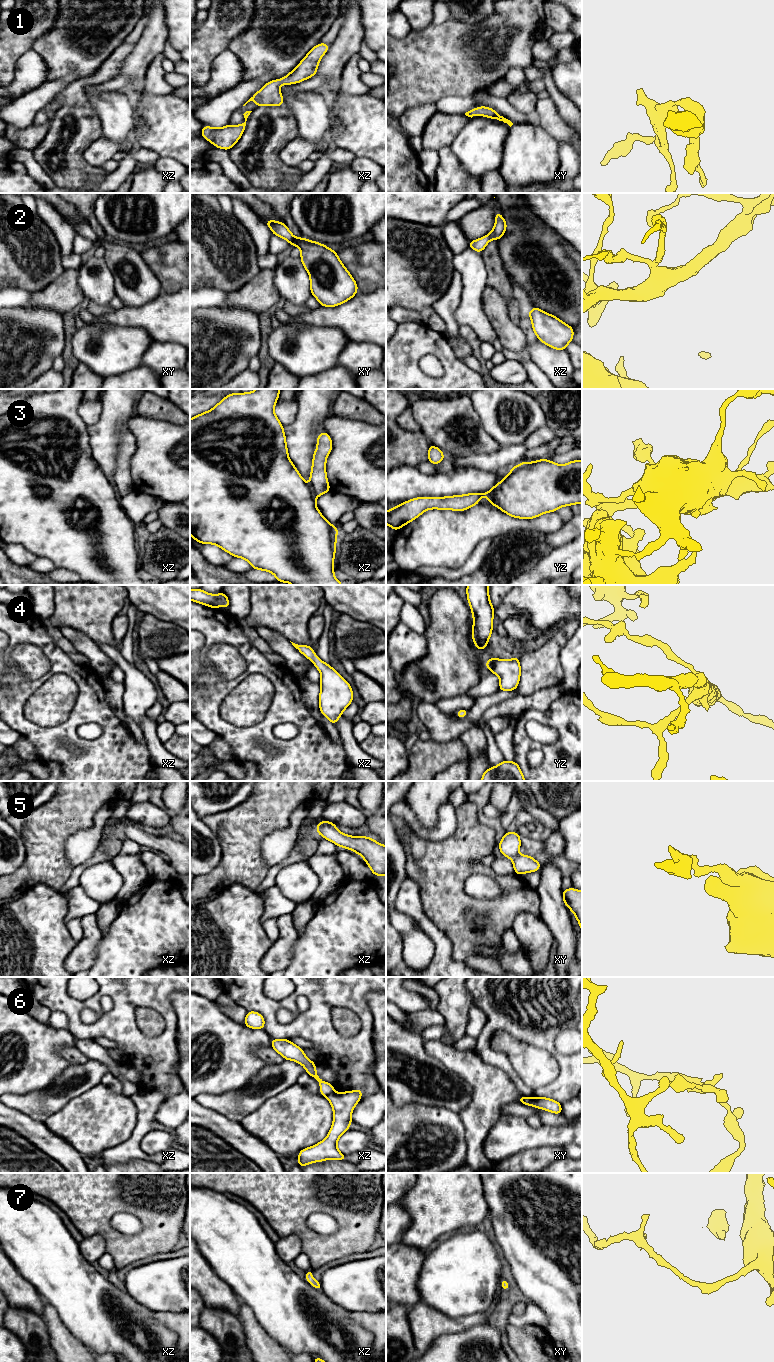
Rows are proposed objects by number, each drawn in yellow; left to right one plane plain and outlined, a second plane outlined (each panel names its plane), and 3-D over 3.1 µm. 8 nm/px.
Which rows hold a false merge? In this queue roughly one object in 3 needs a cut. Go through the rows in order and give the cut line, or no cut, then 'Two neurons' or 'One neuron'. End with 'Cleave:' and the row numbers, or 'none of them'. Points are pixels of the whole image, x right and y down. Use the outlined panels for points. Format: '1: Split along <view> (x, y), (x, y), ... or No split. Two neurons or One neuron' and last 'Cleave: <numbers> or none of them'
1: No split. One neuron
2: No split. One neuron
3: Split along xz (309, 486), (315, 496). Two neurons
4: No split. One neuron
5: Split along xy (517, 854), (512, 859). Two neurons
6: Split along xz (334, 1092), (326, 1097). Two neurons
7: No split. One neuron
Cleave: 3, 5, 6

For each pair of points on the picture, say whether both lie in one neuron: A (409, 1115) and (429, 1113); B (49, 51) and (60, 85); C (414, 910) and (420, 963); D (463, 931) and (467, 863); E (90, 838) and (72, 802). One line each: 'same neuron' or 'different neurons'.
A: same neuron
B: different neurons
C: different neurons
D: same neuron
E: different neurons

